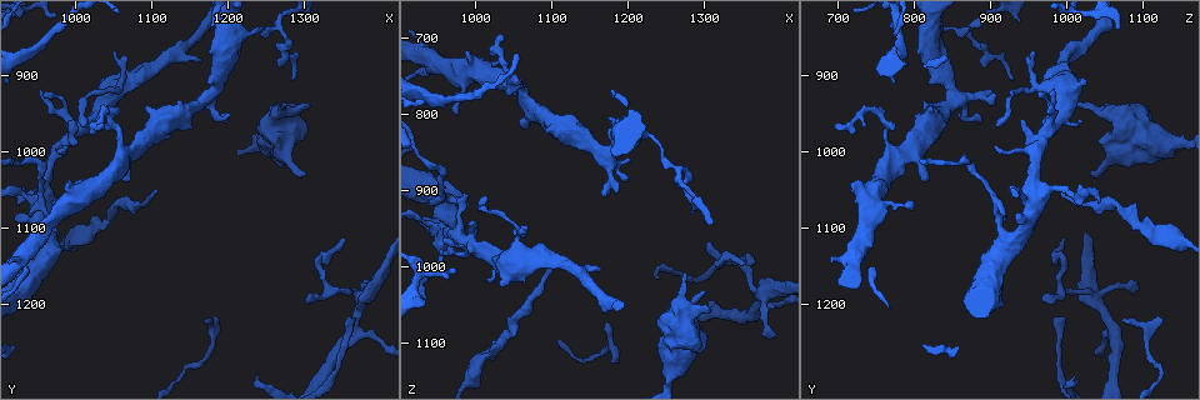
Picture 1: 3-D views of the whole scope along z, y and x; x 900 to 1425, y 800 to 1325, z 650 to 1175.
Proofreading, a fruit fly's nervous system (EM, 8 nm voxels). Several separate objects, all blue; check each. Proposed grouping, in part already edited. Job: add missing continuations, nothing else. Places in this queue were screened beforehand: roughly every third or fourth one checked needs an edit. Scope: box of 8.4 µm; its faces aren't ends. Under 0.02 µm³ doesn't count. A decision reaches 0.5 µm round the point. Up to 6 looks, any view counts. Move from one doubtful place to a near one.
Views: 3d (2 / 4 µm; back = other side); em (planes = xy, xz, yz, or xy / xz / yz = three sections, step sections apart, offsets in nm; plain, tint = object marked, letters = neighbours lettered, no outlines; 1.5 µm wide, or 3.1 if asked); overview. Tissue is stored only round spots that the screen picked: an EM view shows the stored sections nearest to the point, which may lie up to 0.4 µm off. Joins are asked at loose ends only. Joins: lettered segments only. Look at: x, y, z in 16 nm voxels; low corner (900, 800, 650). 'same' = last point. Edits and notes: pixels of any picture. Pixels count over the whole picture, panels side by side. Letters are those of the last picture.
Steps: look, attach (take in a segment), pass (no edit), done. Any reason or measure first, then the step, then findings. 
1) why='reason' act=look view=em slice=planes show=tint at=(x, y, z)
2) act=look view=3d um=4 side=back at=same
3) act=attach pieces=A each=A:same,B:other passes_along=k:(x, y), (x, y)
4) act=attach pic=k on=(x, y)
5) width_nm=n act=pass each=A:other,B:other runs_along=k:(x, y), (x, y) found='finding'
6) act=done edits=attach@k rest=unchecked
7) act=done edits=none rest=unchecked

why='an open end' act=look view=3d um=4 side=back at=(1305, 935, 1055)

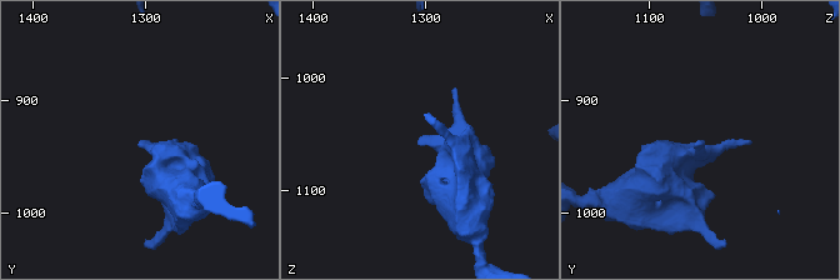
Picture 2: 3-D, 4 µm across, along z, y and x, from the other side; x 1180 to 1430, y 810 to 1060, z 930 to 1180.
why='need the tissue' act=look view=em slice=xz step=8 show=letters at=(1306, 938, 1054)

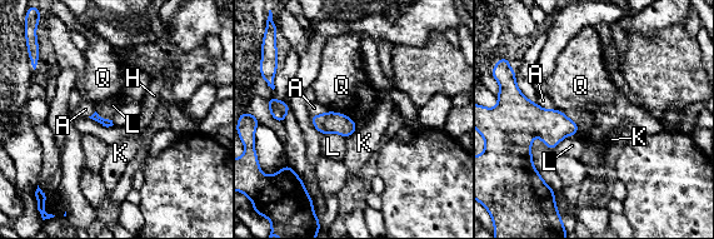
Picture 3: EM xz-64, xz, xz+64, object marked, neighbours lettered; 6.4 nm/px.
act=pass each=A:other,H:other,K:other,L:other,Q:other border=3:(555, 108), (577, 124), (577, 134) found='none of them fits'

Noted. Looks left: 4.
act=look view=em slice=planes show=tint at=(1070, 1040, 815)

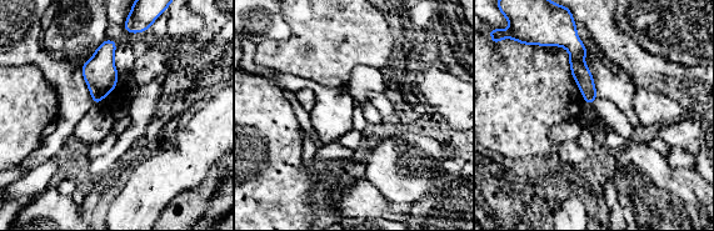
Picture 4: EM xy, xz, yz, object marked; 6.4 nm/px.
why='what lies round it' act=look view=em slice=planes show=letters at=same

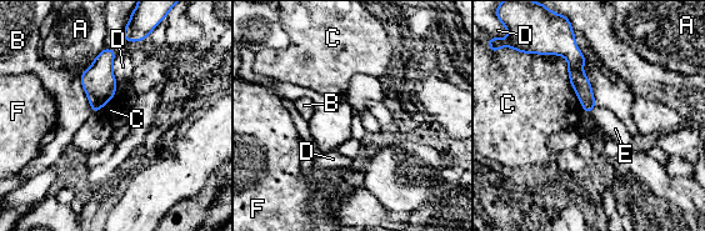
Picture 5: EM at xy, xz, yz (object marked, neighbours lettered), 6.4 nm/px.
act=pass each=A:other,B:other,C:other,D:other,E:other,F:other runs_along=5:(574, 48), (575, 74), (588, 110) found='no lettered segment goes on from it'

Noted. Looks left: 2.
why='tapers out' act=look view=em slice=planes show=letters at=(1385, 1185, 1095)

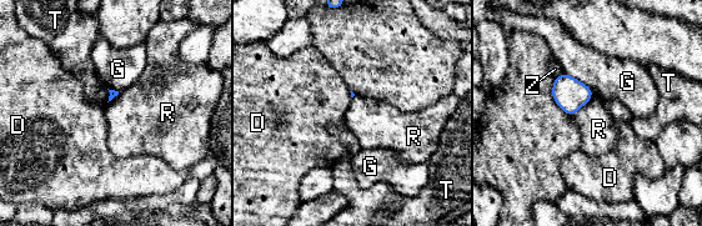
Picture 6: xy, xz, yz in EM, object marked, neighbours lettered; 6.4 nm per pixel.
longest_contact=G:240nm act=pass each=D:other,G:other,R:other,T:other,Z:other found='none of them fits'

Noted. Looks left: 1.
act=done edits=none rest=unchecked

